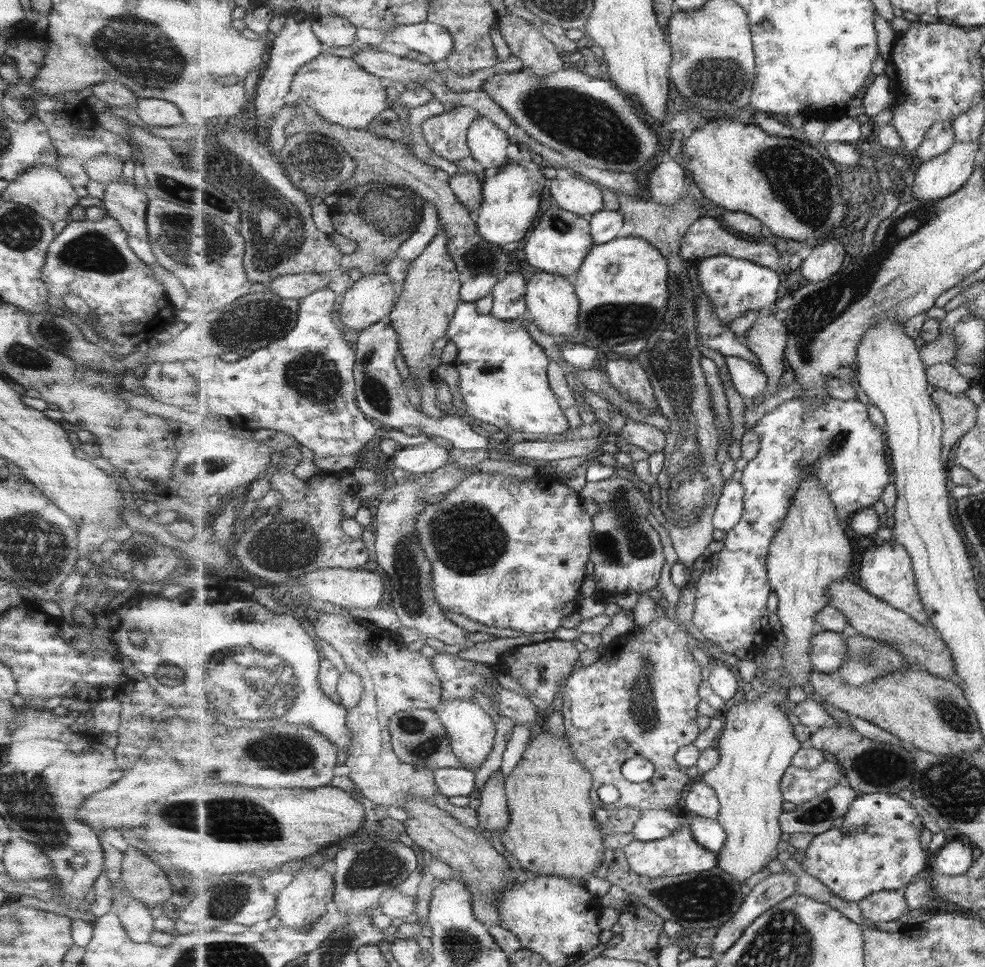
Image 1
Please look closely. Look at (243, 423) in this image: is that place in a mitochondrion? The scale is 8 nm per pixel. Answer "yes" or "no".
no

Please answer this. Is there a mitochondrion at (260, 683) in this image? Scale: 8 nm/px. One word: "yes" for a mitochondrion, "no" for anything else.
yes

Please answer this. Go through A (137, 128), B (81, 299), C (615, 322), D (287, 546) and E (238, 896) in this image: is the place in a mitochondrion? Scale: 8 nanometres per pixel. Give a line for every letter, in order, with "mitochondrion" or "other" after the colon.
A: other
B: other
C: mitochondrion
D: mitochondrion
E: mitochondrion

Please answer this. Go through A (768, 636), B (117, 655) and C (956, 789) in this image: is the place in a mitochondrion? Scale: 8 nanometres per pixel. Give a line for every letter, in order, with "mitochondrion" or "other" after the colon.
A: other
B: other
C: mitochondrion

